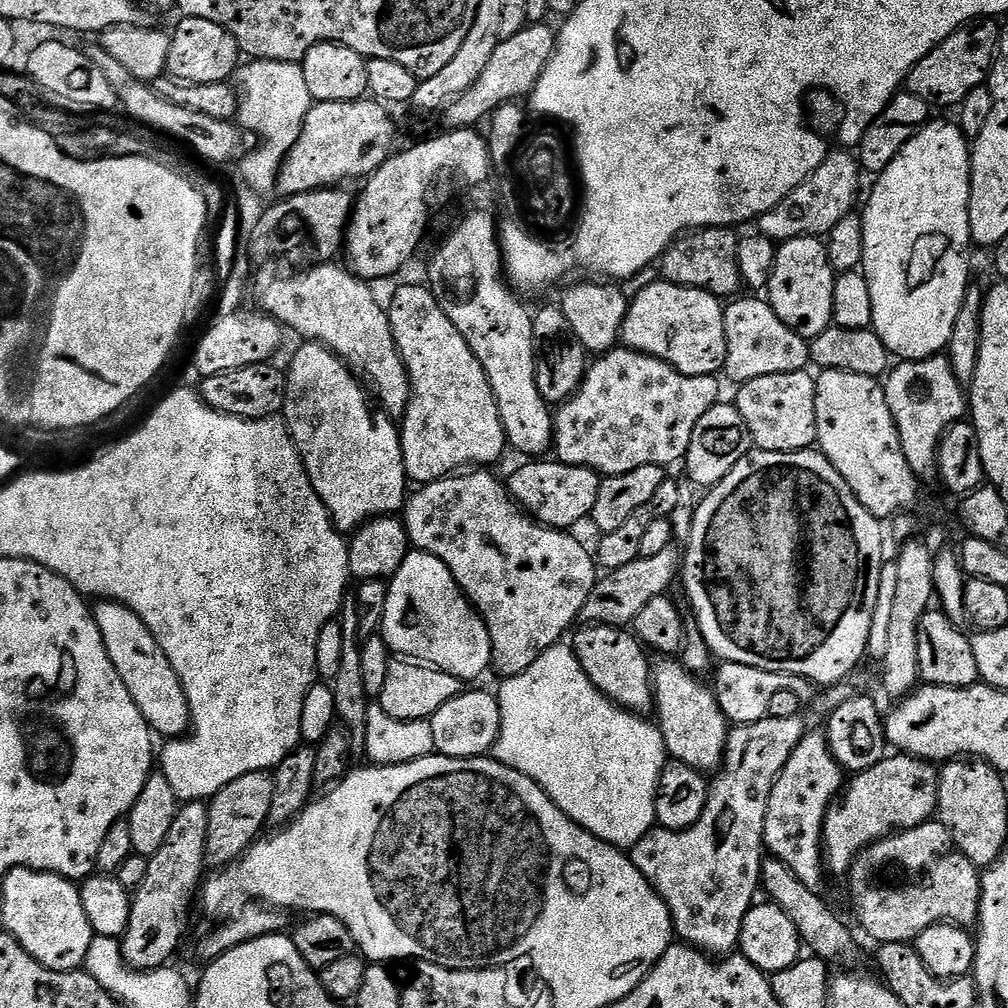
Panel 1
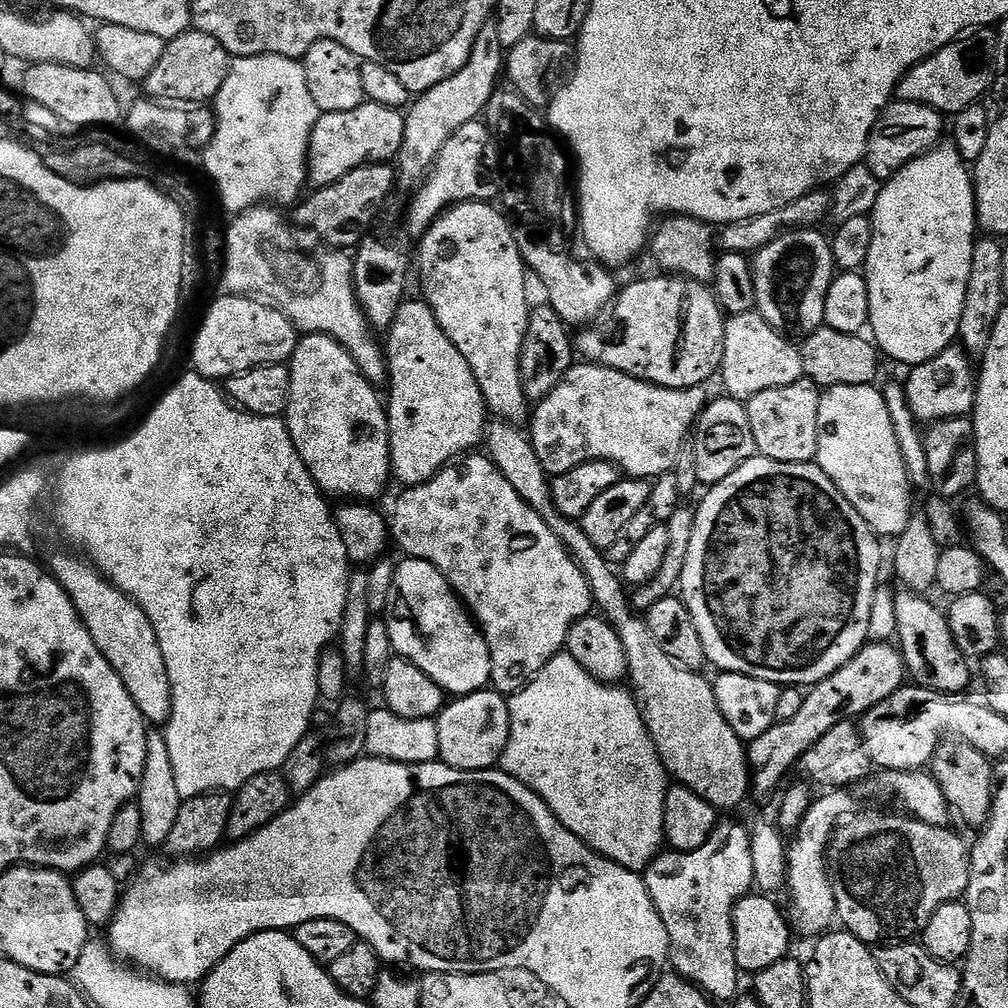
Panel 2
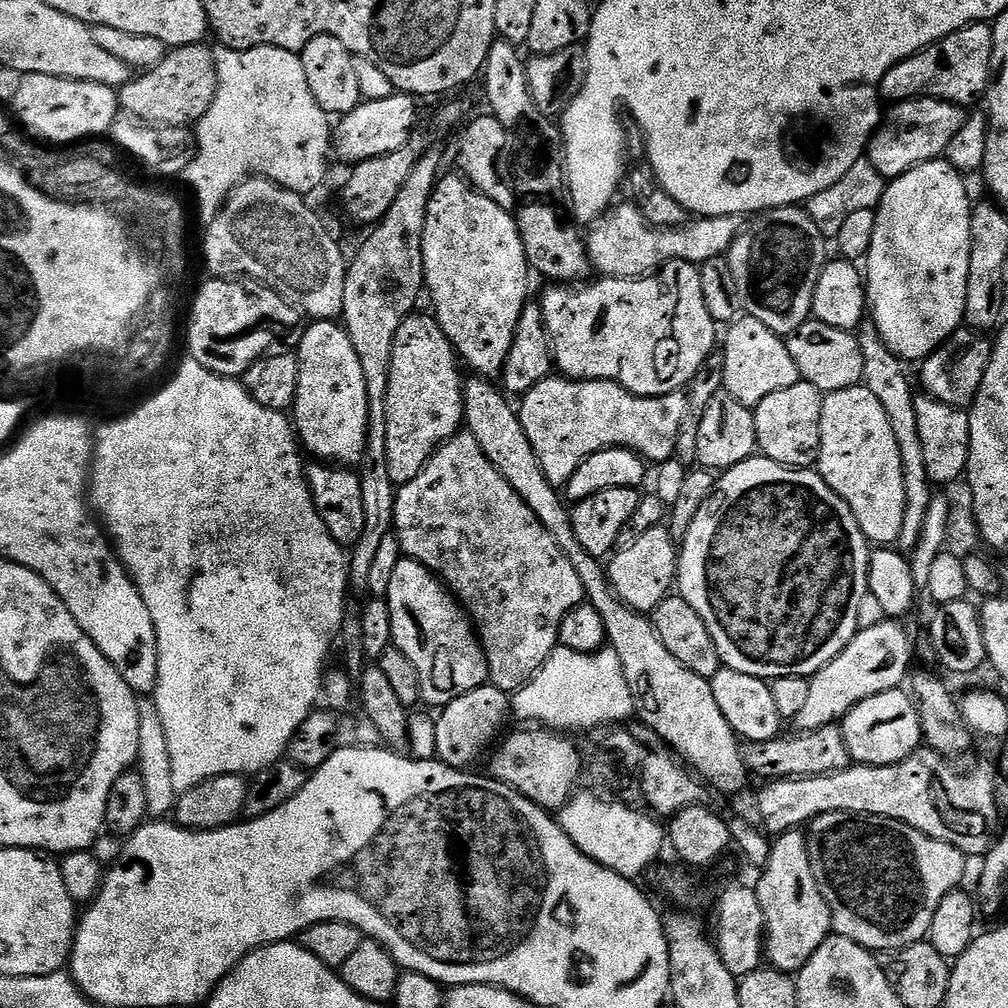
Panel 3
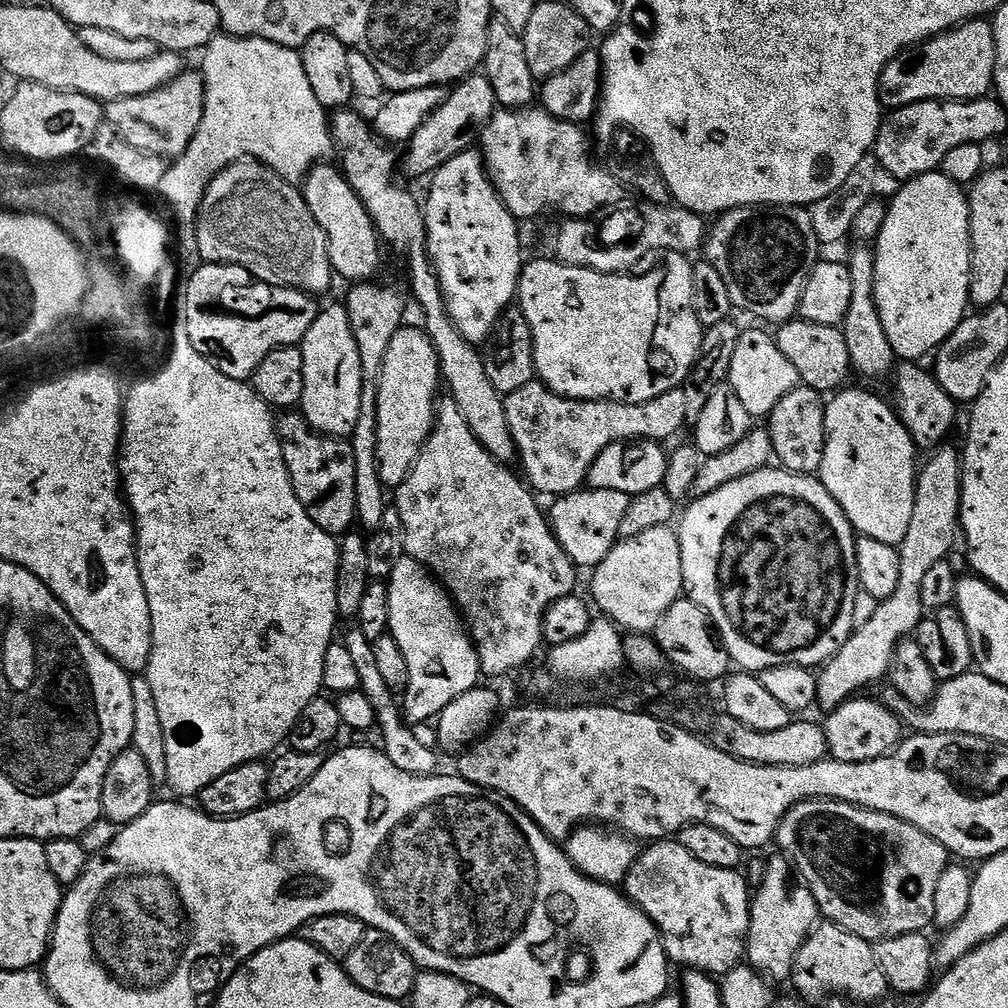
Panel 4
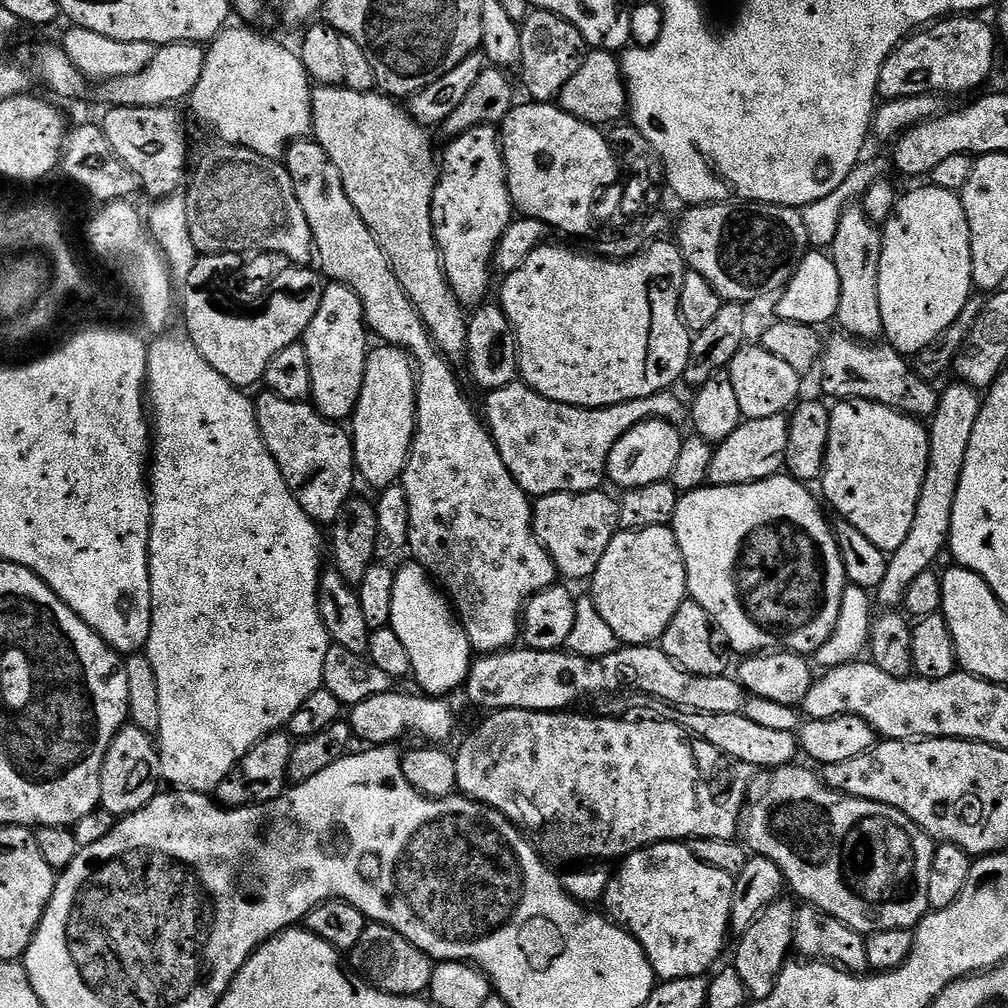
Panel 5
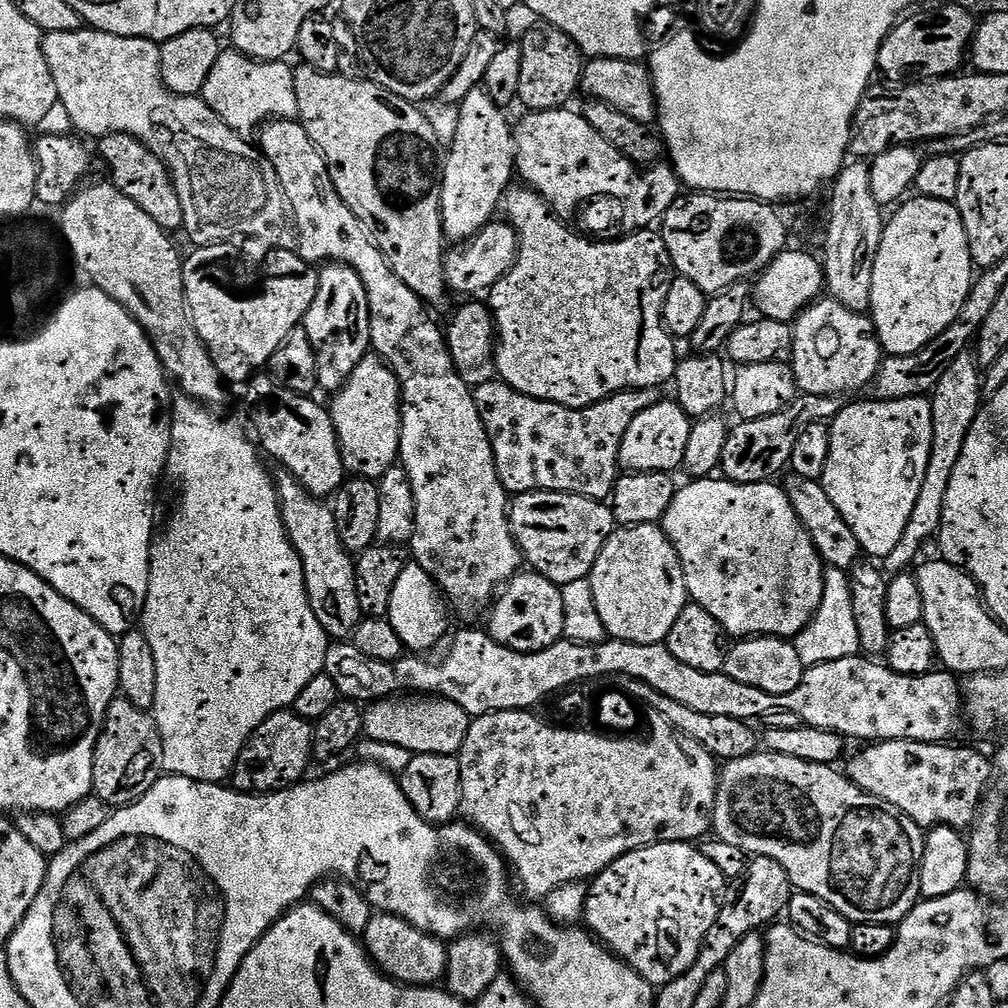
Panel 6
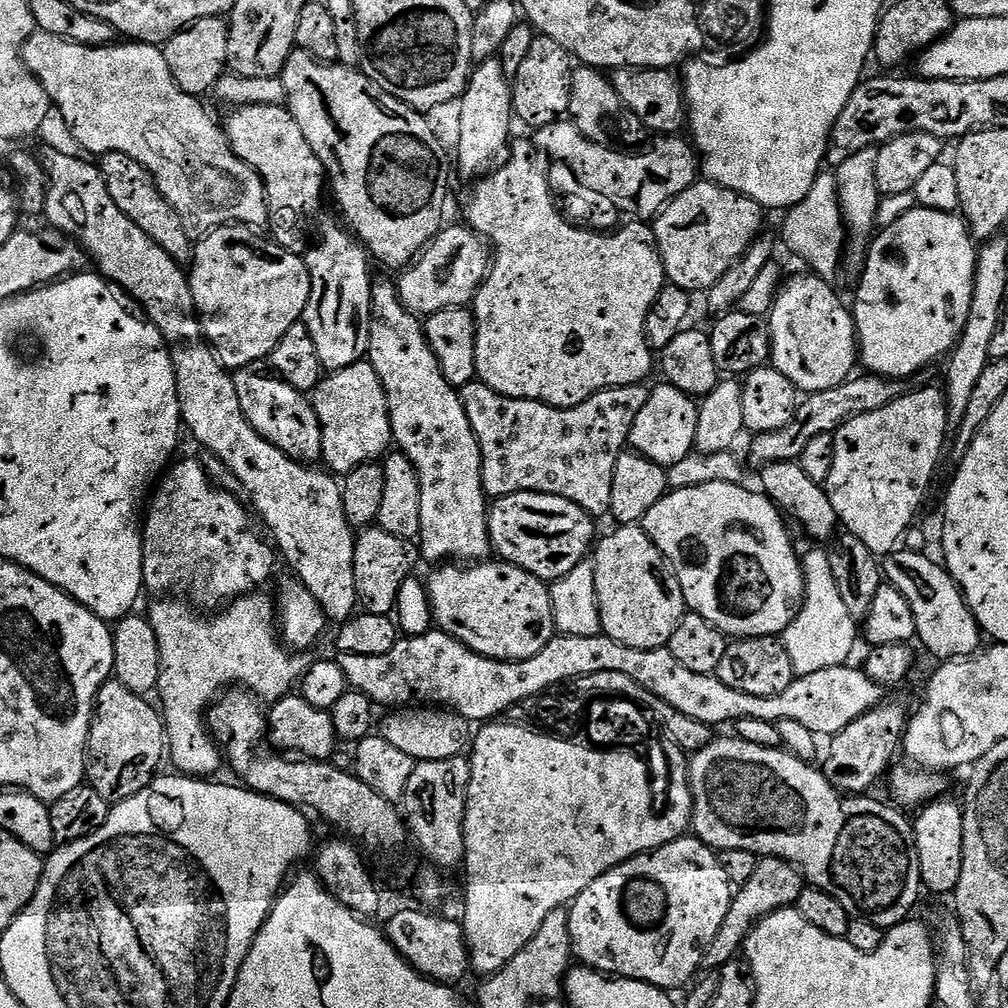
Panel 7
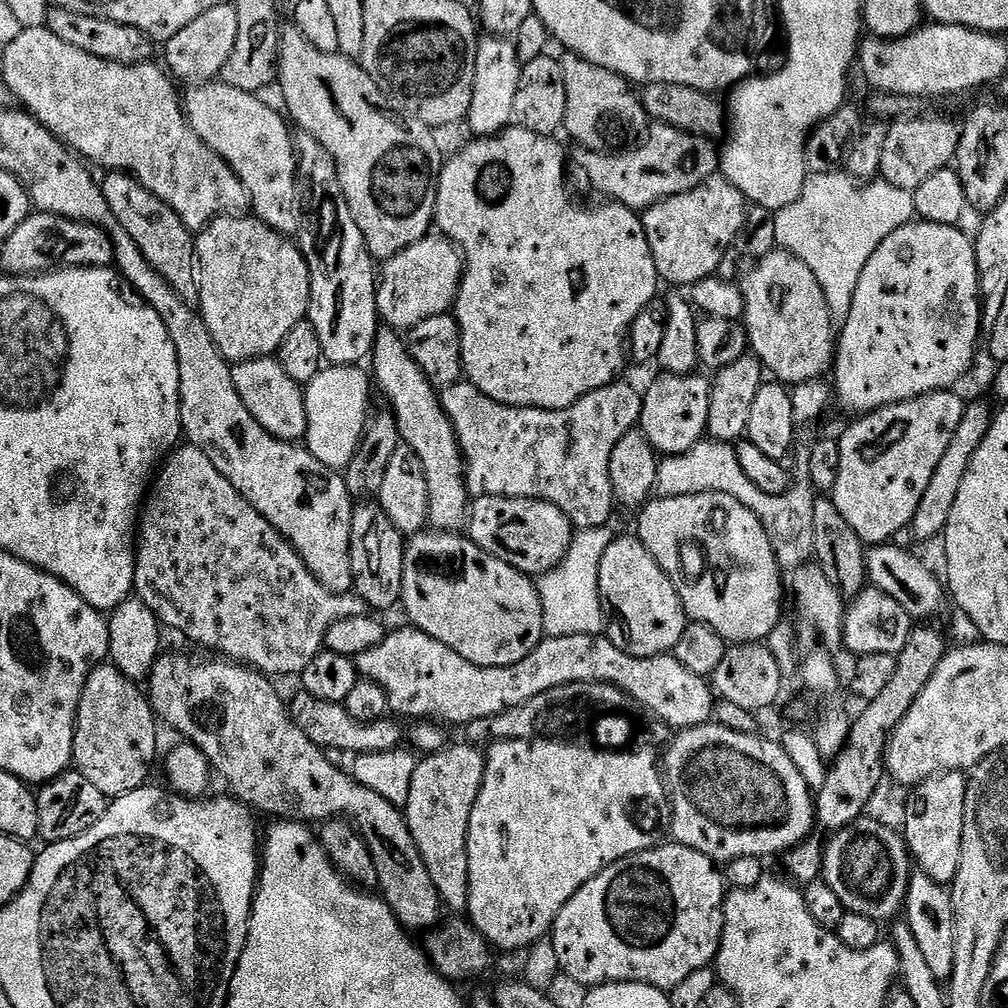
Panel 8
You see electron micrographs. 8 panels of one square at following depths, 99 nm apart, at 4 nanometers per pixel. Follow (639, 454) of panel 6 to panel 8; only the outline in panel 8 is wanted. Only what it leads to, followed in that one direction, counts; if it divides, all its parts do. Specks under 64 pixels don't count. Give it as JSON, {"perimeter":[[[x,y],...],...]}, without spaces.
{"perimeter":[[[664,372],[648,389],[643,389],[644,401],[638,427],[661,457],[686,454],[686,450],[705,439],[710,413],[710,380],[708,376],[700,375],[675,376]]]}

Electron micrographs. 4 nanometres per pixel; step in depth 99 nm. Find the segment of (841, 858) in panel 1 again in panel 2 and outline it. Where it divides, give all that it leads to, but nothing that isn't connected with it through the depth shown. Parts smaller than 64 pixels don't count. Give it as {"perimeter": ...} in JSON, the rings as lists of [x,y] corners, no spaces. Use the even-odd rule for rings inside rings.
{"perimeter":[[[828,790],[825,796],[817,795],[806,810],[800,825],[794,829],[788,844],[788,882],[786,896],[792,899],[790,920],[795,931],[804,936],[819,937],[827,933],[837,923],[836,899],[830,891],[828,879],[828,845],[832,831],[845,816],[857,811],[858,804],[848,790]],[[833,923],[833,924],[832,924]],[[832,924],[832,925],[831,925]],[[800,931],[800,932],[799,932]]]}

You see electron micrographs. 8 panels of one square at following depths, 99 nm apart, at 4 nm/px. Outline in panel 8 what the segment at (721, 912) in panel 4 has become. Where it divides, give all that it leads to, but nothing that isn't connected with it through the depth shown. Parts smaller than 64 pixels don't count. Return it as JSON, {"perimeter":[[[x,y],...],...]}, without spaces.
{"perimeter":[[[664,842],[654,848],[647,848],[645,852],[639,852],[633,856],[622,858],[614,862],[602,874],[598,874],[558,914],[558,918],[552,924],[550,941],[560,963],[561,973],[569,975],[575,981],[587,986],[598,984],[649,984],[661,990],[670,990],[682,982],[682,978],[687,978],[694,974],[694,970],[702,970],[709,967],[715,961],[716,952],[720,949],[720,939],[724,933],[724,902],[726,899],[726,876],[723,871],[718,869],[717,861],[712,860],[706,854],[698,854],[698,850],[690,850],[686,846],[675,842]]]}

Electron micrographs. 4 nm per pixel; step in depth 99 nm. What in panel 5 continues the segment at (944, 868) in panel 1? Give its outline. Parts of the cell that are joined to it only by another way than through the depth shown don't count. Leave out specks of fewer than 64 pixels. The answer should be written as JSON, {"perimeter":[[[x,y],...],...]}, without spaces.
{"perimeter":[[[789,766],[777,768],[772,771],[764,770],[759,773],[754,787],[747,793],[746,803],[742,811],[742,837],[743,843],[757,856],[770,858],[778,870],[782,870],[785,885],[792,888],[804,899],[805,905],[819,908],[820,911],[838,918],[846,926],[850,926],[861,934],[874,932],[885,932],[886,930],[898,930],[899,928],[915,929],[916,925],[928,915],[928,895],[930,894],[930,866],[932,865],[932,854],[934,841],[927,832],[923,832],[909,816],[886,806],[882,802],[870,802],[862,798],[844,796],[840,792],[834,792],[819,775],[816,776],[808,768],[796,768]]]}

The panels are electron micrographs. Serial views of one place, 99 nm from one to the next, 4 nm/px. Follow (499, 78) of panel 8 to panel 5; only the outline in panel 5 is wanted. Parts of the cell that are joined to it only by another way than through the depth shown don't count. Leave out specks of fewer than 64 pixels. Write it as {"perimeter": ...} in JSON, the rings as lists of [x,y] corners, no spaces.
{"perimeter":[[[492,126],[466,130],[449,144],[452,145],[442,152],[442,167],[438,172],[432,199],[434,238],[440,251],[444,273],[454,294],[465,306],[479,306],[489,299],[488,287],[492,284],[492,276],[494,277],[493,260],[496,255],[496,244],[514,219],[508,175],[504,165],[504,149],[500,146],[499,131]]]}

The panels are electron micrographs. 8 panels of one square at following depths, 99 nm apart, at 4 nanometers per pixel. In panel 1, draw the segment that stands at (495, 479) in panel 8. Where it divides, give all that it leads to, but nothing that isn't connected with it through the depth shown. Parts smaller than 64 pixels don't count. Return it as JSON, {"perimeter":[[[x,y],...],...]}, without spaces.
{"perimeter":[[[617,346],[589,363],[579,390],[555,409],[555,459],[592,468],[601,477],[626,474],[638,466],[681,463],[690,450],[698,418],[721,399],[718,381],[716,376],[687,376],[645,352]]]}

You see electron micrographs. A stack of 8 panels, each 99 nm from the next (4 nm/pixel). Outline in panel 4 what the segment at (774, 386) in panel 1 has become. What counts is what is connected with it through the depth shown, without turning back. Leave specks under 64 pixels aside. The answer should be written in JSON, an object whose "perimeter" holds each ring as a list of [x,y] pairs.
{"perimeter":[[[799,387],[790,390],[778,406],[774,406],[772,415],[767,417],[766,427],[772,439],[772,450],[779,467],[787,472],[797,472],[800,476],[819,473],[824,457],[824,439],[826,438],[826,400],[812,388]]]}

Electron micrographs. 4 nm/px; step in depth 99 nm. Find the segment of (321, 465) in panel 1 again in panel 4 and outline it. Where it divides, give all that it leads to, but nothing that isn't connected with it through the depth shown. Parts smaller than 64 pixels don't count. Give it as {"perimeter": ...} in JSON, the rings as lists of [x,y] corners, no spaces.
{"perimeter":[[[343,303],[321,307],[303,338],[300,353],[304,363],[304,385],[299,407],[303,416],[315,432],[324,436],[351,437],[362,410],[364,379],[362,362],[358,358],[358,342],[354,342],[348,310]]]}

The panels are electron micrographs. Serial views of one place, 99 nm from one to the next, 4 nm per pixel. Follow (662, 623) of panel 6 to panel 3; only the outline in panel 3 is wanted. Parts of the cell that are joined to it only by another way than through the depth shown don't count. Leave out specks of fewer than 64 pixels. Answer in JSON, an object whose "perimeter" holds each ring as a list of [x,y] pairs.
{"perimeter":[[[664,526],[639,533],[635,539],[633,544],[625,543],[611,557],[612,565],[609,563],[606,568],[608,581],[621,602],[628,604],[635,612],[651,614],[677,583],[678,544],[672,539],[671,531]]]}

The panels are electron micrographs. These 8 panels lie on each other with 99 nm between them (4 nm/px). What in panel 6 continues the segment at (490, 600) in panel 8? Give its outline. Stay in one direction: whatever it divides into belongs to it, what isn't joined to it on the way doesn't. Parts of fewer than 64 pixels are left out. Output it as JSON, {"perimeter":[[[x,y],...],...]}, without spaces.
{"perimeter":[[[531,570],[521,571],[504,585],[498,599],[493,603],[490,615],[487,617],[487,620],[489,619],[486,625],[488,635],[498,643],[505,644],[510,650],[519,652],[537,652],[554,646],[559,640],[564,639],[564,610],[560,590],[561,585],[550,582],[545,576],[539,576]]]}

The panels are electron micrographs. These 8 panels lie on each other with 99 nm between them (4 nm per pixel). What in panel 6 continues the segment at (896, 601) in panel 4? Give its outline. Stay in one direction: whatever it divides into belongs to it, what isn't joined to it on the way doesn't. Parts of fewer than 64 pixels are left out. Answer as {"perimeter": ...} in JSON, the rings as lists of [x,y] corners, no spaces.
{"perimeter":[[[969,350],[954,358],[954,362],[946,369],[942,382],[938,382],[938,386],[930,393],[930,399],[934,414],[934,442],[930,450],[930,466],[926,466],[926,478],[922,478],[922,490],[918,494],[918,502],[914,502],[914,514],[910,514],[910,522],[906,522],[906,534],[902,534],[898,546],[894,546],[894,550],[890,550],[890,554],[883,557],[883,567],[892,574],[911,569],[921,559],[919,556],[924,543],[931,536],[933,539],[940,531],[946,490],[950,486],[954,466],[958,466],[958,458],[962,458],[966,434],[970,434],[970,426],[974,426],[974,418],[982,407],[982,365],[977,360],[975,351]]]}

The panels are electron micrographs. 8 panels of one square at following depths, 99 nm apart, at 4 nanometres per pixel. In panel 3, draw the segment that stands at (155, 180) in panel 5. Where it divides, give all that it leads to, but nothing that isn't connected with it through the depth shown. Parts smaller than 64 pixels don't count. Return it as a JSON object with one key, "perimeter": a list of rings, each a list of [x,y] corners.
{"perimeter":[[[207,43],[187,44],[181,48],[165,51],[162,62],[158,62],[150,69],[133,75],[118,89],[121,109],[127,115],[143,122],[148,126],[188,128],[200,123],[200,119],[210,110],[210,102],[214,102],[214,94],[218,86],[216,73],[216,59],[213,49],[207,48]]]}

